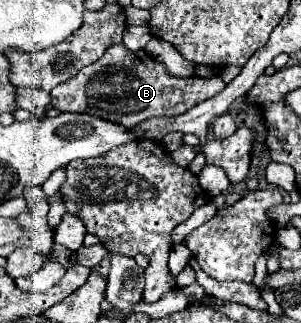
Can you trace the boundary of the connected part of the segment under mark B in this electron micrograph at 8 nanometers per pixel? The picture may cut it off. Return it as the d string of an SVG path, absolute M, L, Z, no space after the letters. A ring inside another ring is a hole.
M114 44L110 50L92 66L80 70L80 74L60 86L52 94L52 106L60 112L82 112L92 114L108 122L116 122L124 128L134 128L136 124L152 116L176 116L194 108L196 104L216 96L224 90L224 80L220 76L212 78L180 78L166 72L160 62L150 58L144 50L132 52L124 44Z

